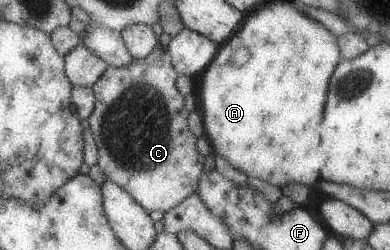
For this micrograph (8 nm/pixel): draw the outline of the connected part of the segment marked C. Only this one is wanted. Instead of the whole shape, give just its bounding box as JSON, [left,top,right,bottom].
[89,44,205,213]

